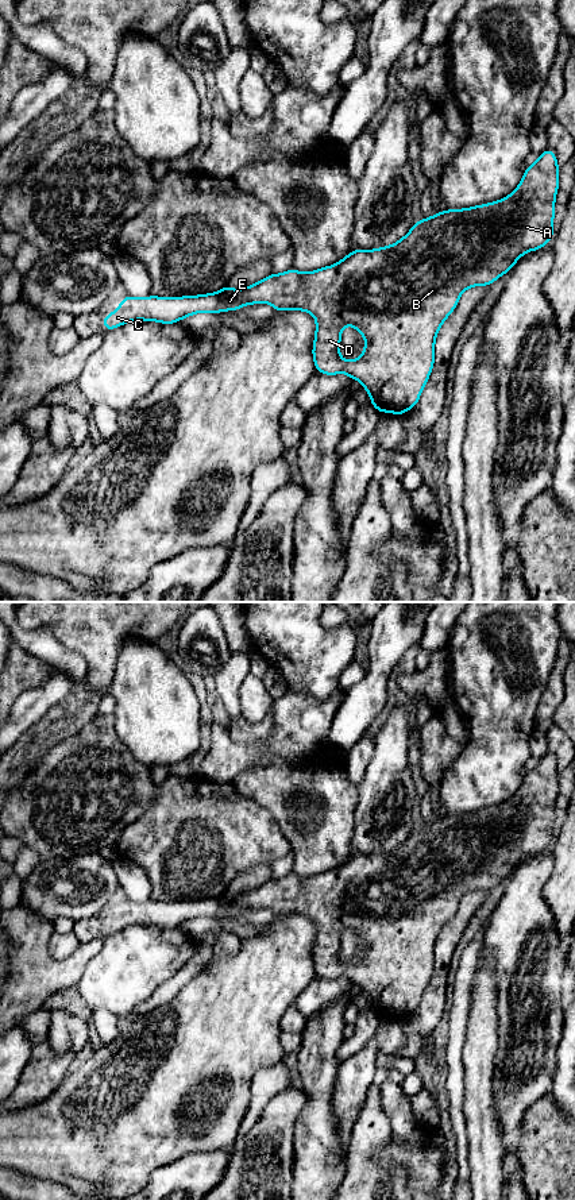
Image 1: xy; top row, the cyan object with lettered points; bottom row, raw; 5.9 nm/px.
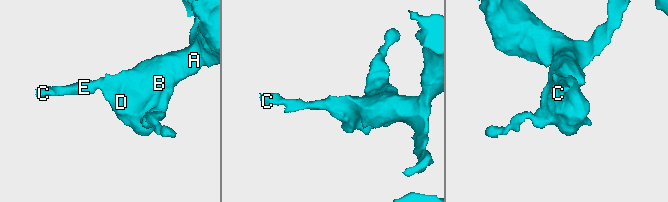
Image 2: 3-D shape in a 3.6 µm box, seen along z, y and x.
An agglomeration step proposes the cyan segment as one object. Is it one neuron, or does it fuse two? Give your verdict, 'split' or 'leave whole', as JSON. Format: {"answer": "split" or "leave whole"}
{"answer": "leave whole"}

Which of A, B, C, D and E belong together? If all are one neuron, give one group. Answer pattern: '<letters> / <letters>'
A B C D E

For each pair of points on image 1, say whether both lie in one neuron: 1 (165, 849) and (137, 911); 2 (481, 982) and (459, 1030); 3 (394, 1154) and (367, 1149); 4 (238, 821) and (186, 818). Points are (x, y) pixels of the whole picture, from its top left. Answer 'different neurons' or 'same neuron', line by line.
1: different neurons
2: different neurons
3: different neurons
4: same neuron

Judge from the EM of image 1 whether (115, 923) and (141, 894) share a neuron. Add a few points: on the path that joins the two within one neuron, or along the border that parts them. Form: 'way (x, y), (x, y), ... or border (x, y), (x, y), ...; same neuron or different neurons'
border (128, 899), (137, 902), (151, 901); different neurons

